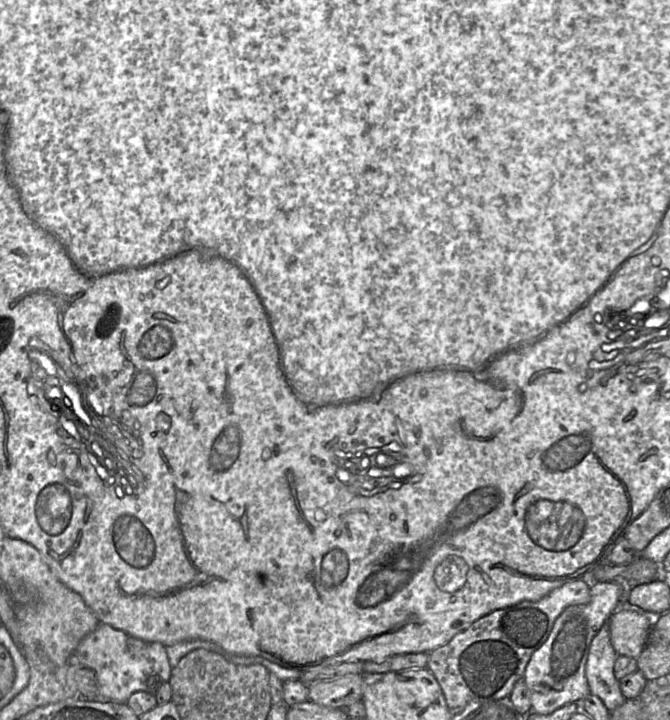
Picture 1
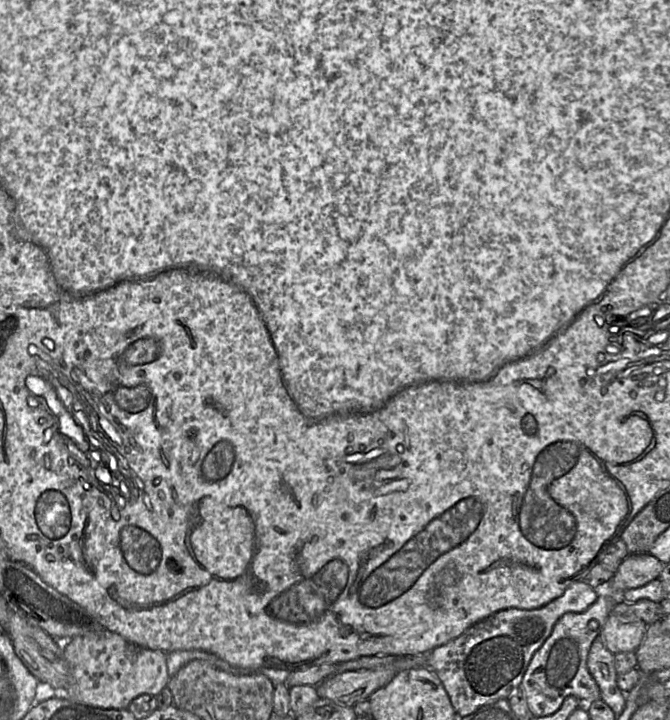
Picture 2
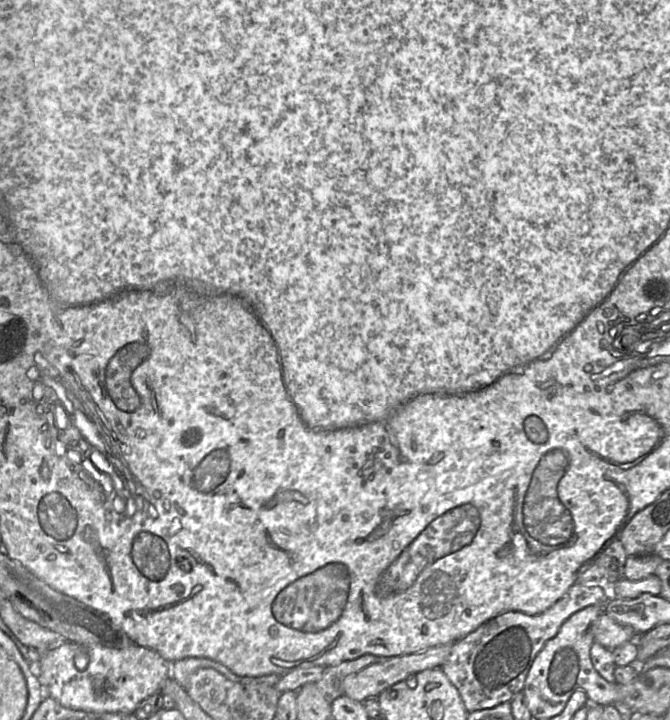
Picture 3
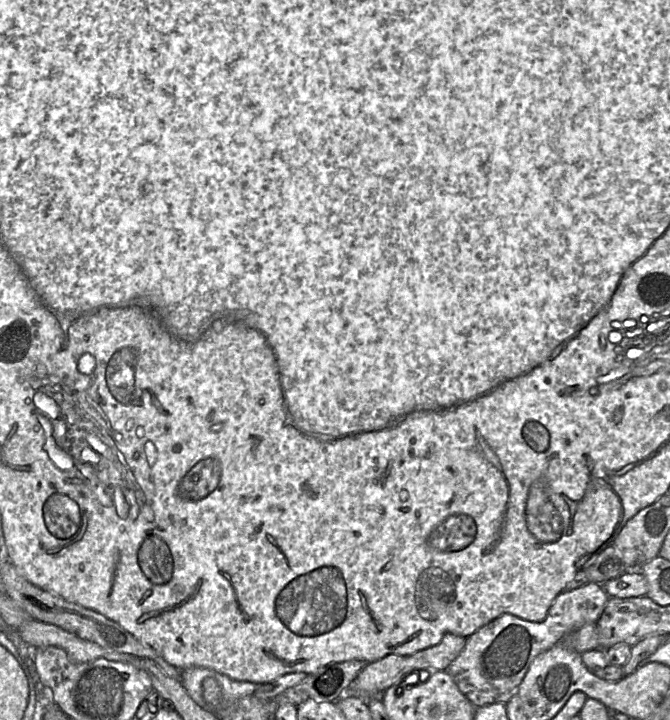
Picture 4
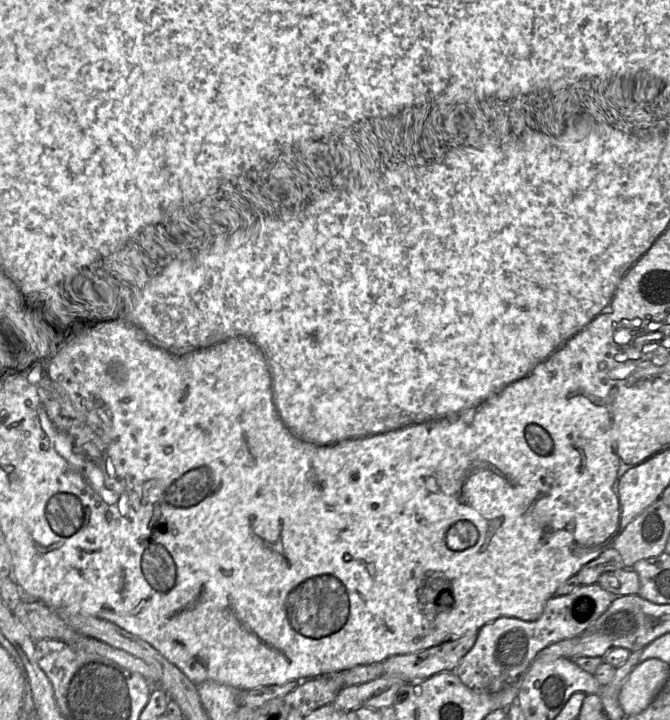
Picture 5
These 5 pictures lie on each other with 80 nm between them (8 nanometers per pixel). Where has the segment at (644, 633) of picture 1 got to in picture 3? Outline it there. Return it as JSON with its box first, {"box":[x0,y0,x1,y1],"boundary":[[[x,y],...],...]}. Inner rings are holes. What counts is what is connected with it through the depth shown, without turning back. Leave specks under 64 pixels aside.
{"box":[592,613,639,651],"boundary":[[[606,613],[600,614],[594,621],[592,633],[594,642],[610,651],[625,642],[635,641],[639,637],[631,626],[615,622]]]}

